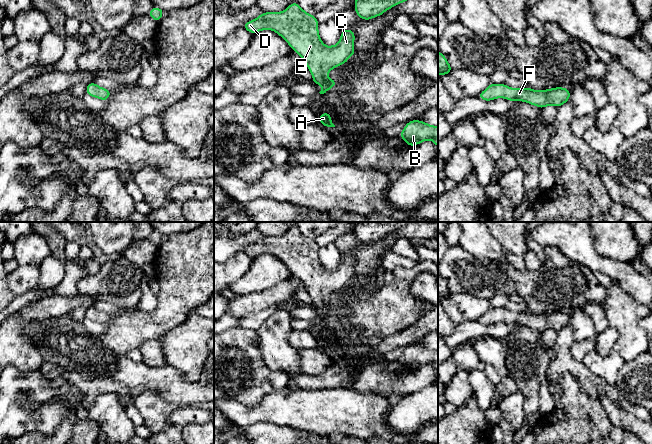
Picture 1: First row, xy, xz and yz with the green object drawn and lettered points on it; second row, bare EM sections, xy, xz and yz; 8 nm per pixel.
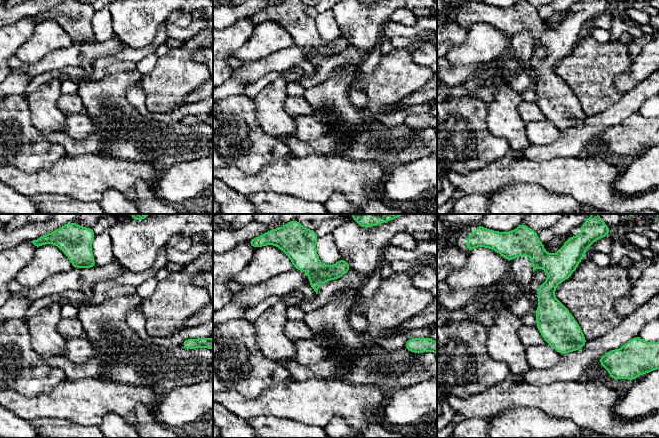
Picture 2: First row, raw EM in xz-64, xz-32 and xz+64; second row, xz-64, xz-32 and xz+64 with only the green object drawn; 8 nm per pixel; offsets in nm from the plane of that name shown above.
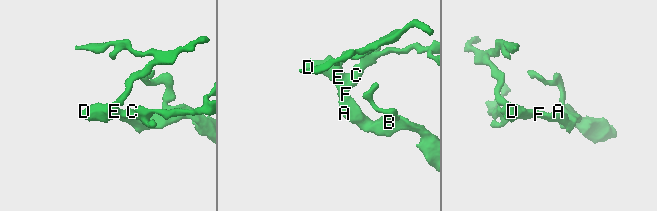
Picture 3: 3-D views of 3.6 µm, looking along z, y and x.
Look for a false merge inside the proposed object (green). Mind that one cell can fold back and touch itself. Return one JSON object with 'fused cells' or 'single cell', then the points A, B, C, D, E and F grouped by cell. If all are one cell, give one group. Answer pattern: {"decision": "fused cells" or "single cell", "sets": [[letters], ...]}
{"decision": "single cell", "sets": [["A", "B", "C", "D", "E", "F"]]}

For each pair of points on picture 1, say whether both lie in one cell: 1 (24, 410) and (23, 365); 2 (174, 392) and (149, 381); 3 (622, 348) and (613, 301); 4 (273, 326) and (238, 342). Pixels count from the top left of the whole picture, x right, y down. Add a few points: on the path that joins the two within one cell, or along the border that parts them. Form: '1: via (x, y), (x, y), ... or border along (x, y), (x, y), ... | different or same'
1: border along (10, 364), (20, 372), (39, 370) | different
2: via (168, 386), (163, 381), (155, 381) | same
3: via (624, 336), (624, 313) | same
4: border along (255, 331), (258, 337), (258, 348), (262, 356) | different

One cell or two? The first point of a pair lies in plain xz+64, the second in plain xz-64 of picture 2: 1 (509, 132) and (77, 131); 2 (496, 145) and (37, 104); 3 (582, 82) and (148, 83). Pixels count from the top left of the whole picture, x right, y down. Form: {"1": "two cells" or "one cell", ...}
{"1": "two cells", "2": "two cells", "3": "one cell"}

